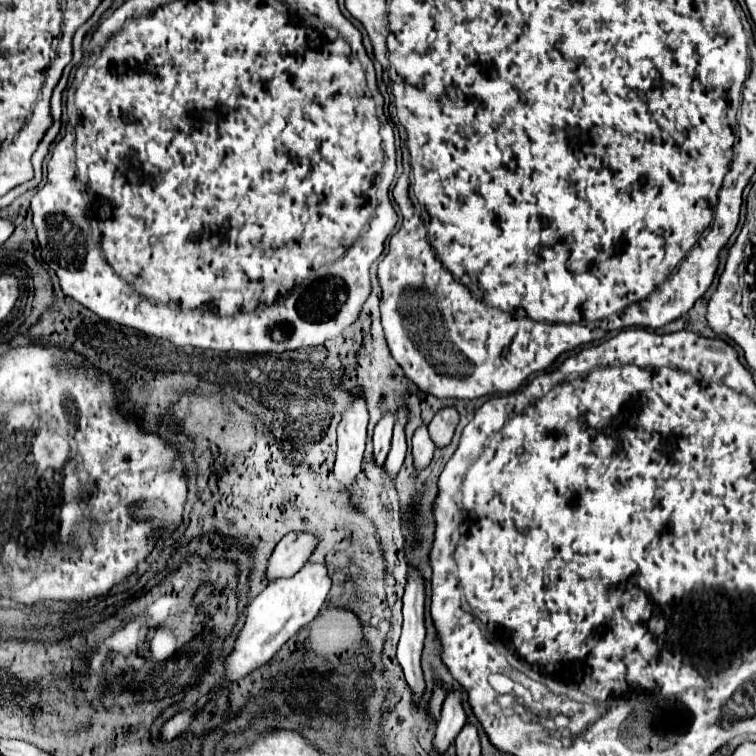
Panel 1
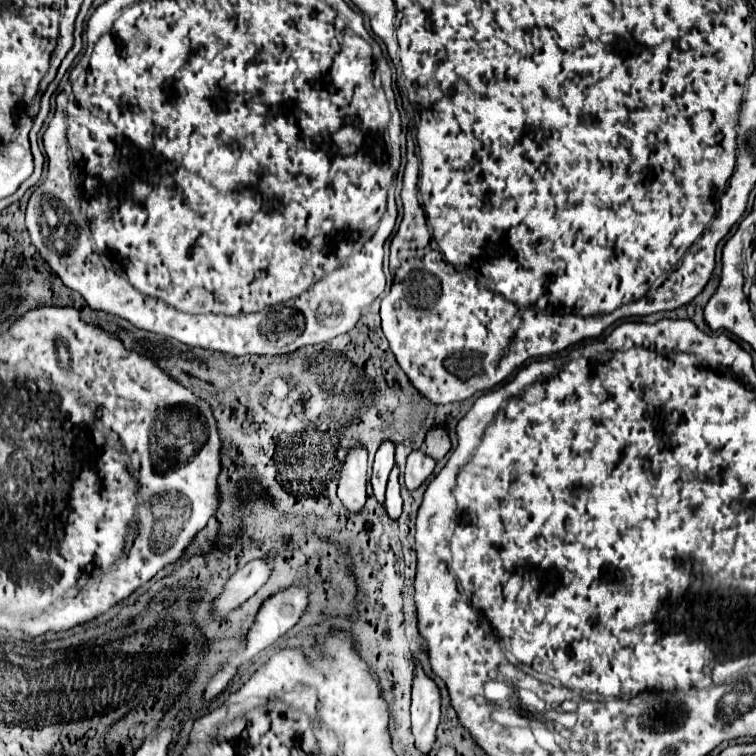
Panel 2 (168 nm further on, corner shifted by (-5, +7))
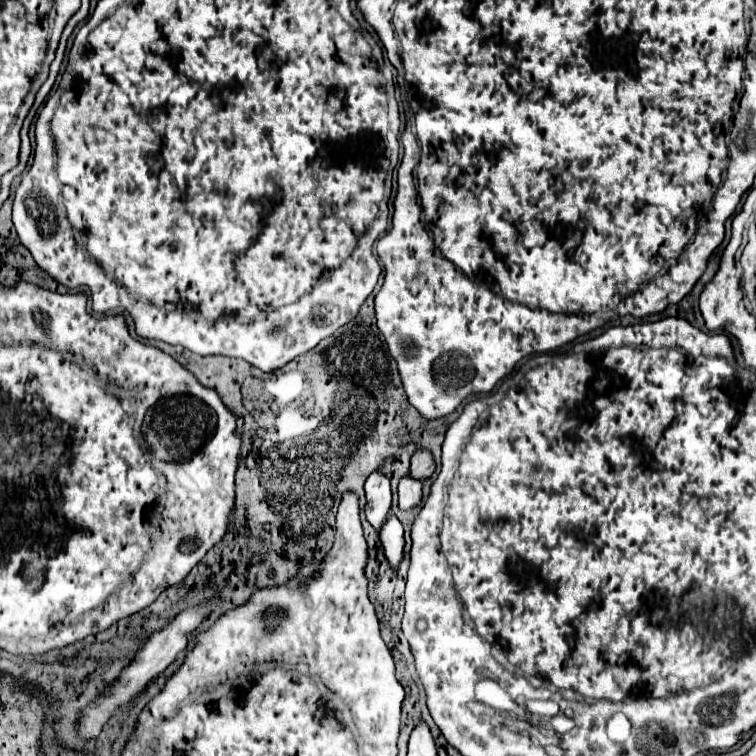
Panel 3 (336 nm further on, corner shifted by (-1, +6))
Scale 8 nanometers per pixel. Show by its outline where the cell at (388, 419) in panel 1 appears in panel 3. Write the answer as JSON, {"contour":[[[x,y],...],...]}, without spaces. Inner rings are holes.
{"contour":[[[374,471],[366,479],[366,519],[370,525],[380,531],[392,503],[392,493],[390,493],[390,479],[382,471]]]}

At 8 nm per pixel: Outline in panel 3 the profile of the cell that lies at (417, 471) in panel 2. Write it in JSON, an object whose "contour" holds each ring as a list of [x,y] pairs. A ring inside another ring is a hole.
{"contour":[[[404,475],[398,483],[398,505],[400,509],[412,509],[420,503],[422,499],[422,481],[410,477],[410,475]]]}

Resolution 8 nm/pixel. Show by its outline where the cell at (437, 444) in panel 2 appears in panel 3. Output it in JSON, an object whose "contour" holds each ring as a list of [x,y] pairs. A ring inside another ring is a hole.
{"contour":[[[416,449],[416,453],[412,455],[412,465],[410,465],[410,475],[414,479],[428,479],[432,473],[436,471],[436,463],[430,451],[426,449]]]}

